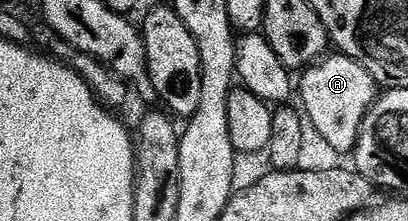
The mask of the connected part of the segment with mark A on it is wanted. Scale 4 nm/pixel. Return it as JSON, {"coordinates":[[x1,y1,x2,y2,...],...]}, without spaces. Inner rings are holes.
{"coordinates":[[337,52,321,59,301,75,300,94,302,106,309,125,338,154,353,155,354,146,362,132,366,115,380,97,380,87,374,78,356,60],[306,109,306,110,305,110],[310,117,310,118,309,118],[311,122,311,123,310,123]]}

